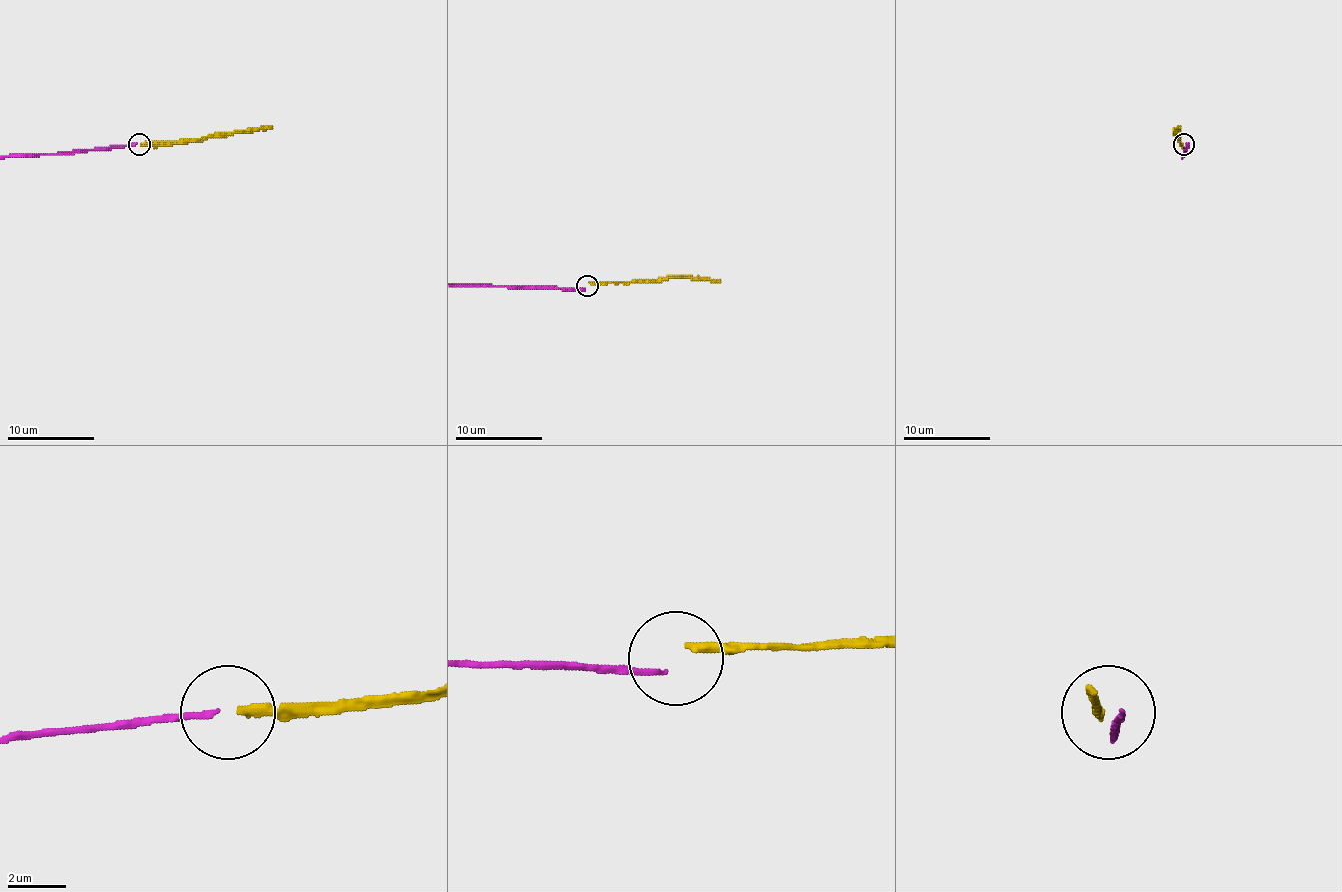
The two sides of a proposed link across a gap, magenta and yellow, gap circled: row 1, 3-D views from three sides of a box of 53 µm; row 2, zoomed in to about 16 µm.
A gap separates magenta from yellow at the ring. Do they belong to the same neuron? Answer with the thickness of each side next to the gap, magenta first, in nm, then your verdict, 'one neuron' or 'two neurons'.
160 nm thick on the magenta side, 320 nm on the other; two neurons

